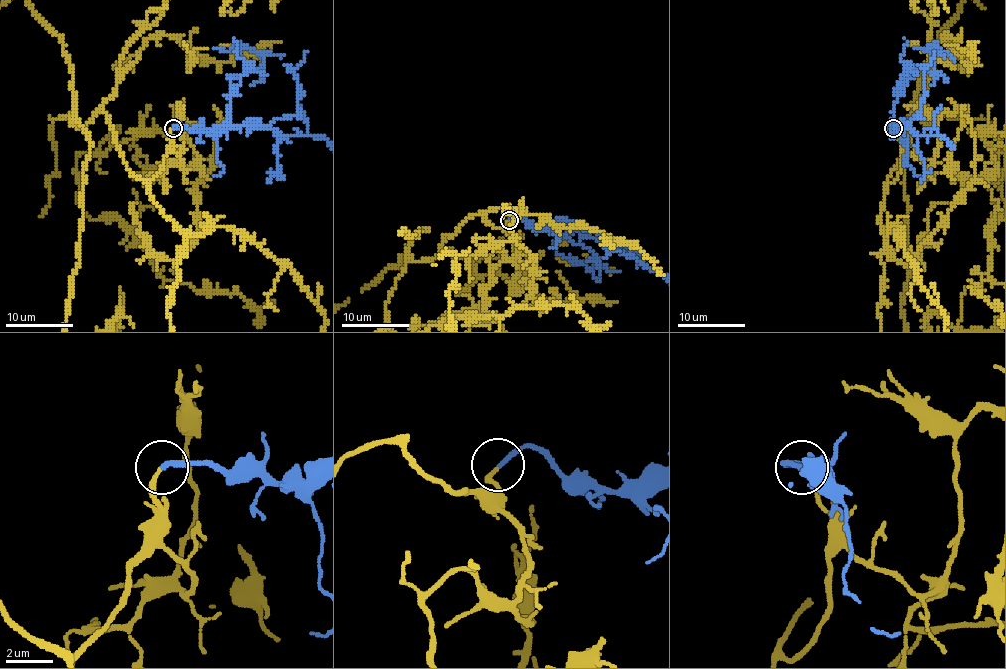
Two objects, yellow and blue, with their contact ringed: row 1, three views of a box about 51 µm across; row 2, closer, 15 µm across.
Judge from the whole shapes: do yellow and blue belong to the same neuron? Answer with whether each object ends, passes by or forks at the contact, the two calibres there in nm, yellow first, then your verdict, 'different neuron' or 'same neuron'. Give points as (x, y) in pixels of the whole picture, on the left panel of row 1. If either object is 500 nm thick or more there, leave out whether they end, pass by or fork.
yellow ends | blue ends | 160/220 nm | same neuron

